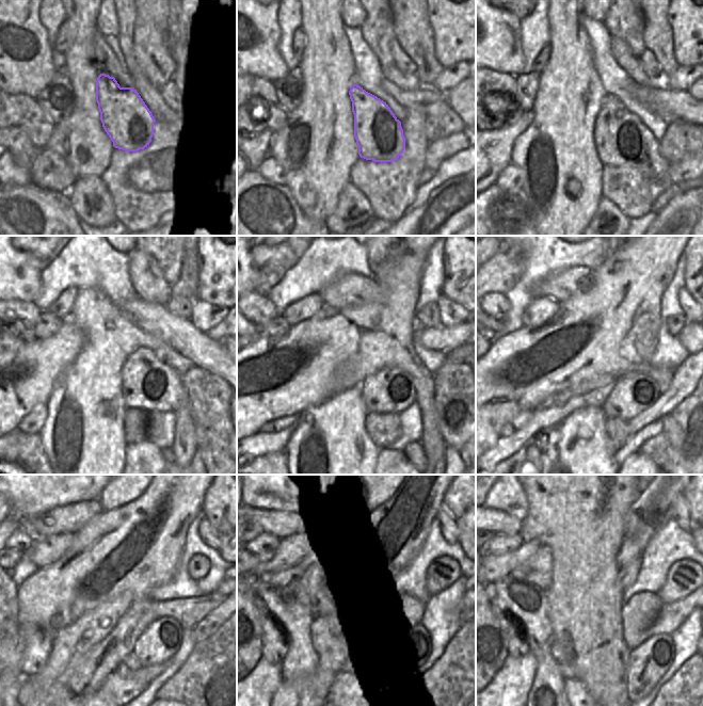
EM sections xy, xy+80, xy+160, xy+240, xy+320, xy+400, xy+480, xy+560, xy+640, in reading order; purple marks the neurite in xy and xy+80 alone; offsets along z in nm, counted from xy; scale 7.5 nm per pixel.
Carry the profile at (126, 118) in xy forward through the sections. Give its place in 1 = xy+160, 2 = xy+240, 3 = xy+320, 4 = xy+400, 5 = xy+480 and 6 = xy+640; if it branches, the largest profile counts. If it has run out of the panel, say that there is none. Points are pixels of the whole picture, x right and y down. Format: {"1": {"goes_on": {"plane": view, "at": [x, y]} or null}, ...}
{"1": {"goes_on": {"plane": "xy+160", "at": [621, 139]}}, "2": {"goes_on": {"plane": "xy+240", "at": [147, 383]}}, "3": {"goes_on": {"plane": "xy+320", "at": [390, 390]}}, "4": {"goes_on": {"plane": "xy+400", "at": [632, 394]}}, "5": {"goes_on": {"plane": "xy+480", "at": [162, 639]}}, "6": {"goes_on": {"plane": "xy+640", "at": [648, 662]}}}

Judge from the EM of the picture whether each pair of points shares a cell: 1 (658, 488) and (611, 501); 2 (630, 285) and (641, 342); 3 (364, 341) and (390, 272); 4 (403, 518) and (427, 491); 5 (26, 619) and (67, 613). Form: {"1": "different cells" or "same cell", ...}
{"1": "different cells", "2": "same cell", "3": "same cell", "4": "same cell", "5": "same cell"}

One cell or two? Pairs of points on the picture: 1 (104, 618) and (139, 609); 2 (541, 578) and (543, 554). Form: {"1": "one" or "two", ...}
{"1": "two", "2": "one"}

